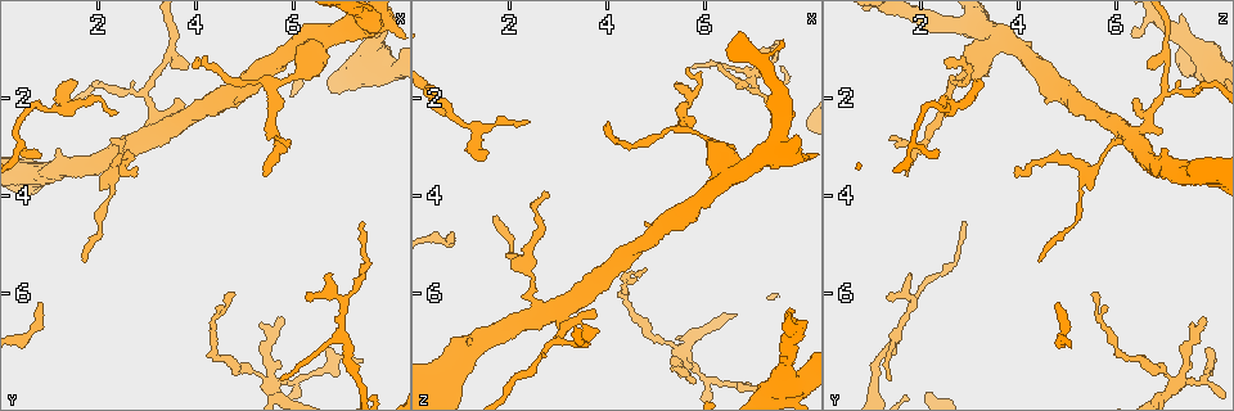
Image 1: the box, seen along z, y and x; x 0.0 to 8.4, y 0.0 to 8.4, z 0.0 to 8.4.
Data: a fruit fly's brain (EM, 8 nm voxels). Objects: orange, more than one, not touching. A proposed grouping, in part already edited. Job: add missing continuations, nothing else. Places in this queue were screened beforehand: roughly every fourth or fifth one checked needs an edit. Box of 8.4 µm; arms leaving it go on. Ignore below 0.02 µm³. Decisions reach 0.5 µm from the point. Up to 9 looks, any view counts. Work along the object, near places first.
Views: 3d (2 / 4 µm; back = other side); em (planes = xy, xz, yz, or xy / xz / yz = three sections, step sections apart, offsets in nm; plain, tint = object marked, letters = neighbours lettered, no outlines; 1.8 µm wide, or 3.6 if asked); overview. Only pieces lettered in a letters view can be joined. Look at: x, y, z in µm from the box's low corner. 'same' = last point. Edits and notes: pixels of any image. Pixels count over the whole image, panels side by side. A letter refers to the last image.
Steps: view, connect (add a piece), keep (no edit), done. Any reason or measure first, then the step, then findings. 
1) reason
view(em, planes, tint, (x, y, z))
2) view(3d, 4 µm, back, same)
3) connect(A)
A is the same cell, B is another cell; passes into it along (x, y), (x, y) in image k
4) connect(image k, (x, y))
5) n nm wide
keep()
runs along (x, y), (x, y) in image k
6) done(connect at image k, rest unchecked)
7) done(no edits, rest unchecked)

branch stops here
view(3d, 4 µm, (7.45, 4.50, 2.90))

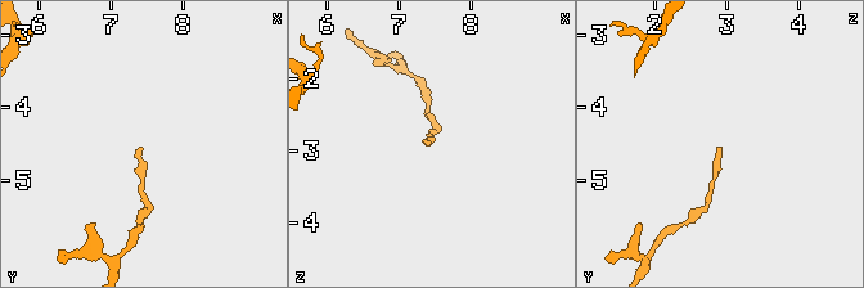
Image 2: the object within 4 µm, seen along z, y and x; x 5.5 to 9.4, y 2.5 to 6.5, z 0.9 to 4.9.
view(em, planes, letters, (7.40, 4.55, 2.90))

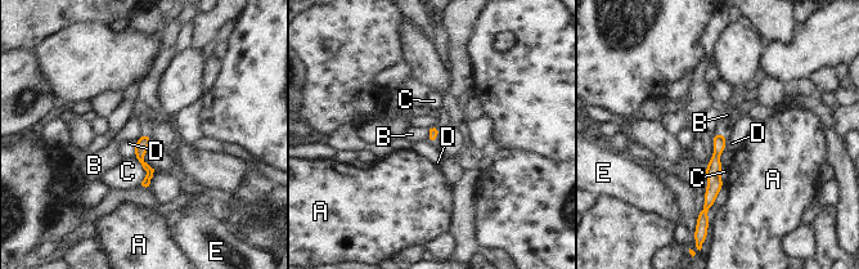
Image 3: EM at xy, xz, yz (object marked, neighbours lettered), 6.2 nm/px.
C touches over 190 nm
keep()
A, B, C, D and E are other cells; runs along (722, 137), (706, 206) in image 3; none of them fits

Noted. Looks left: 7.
free end
view(3d, 4 µm, back, (5.65, 2.90, 1.35))

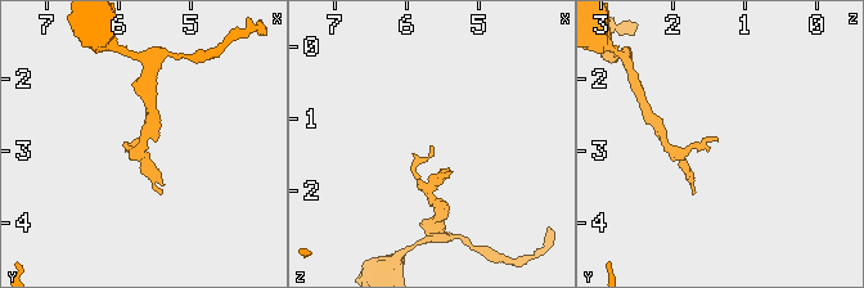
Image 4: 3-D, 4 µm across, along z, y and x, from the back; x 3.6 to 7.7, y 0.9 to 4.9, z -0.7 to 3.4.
now the EM
view(em, 3.6 µm, planes, letters, (5.65, 2.85, 1.35))

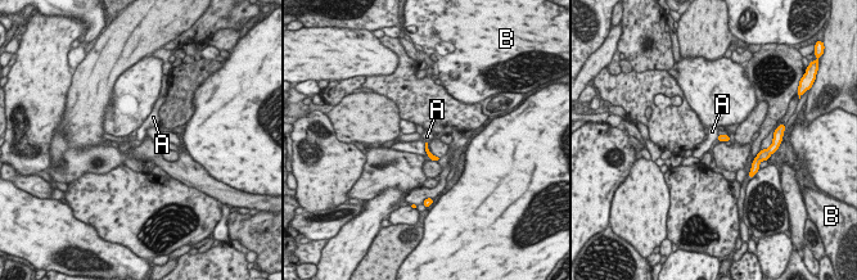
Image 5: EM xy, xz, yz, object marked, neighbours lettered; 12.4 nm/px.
connect(A)
A is the same cell, B is another cell; the neuron continues

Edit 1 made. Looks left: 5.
view(overview)

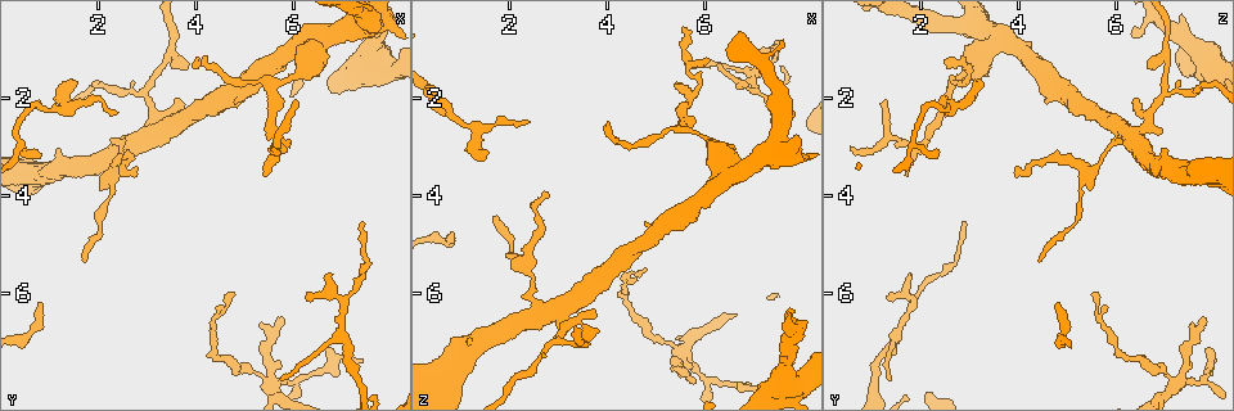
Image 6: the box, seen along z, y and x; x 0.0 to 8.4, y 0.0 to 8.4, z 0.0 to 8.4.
branch stops here
view(3d, 2 µm, (5.75, 6.55, 7.80))

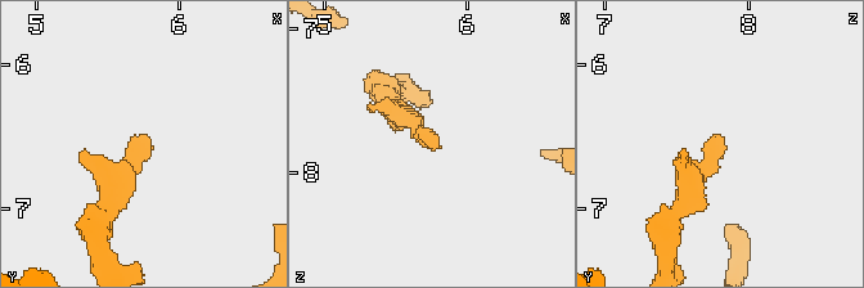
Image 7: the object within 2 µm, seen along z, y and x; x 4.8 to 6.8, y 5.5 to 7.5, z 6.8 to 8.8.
now the EM
view(em, planes, tint, (5.78, 6.50, 7.82))

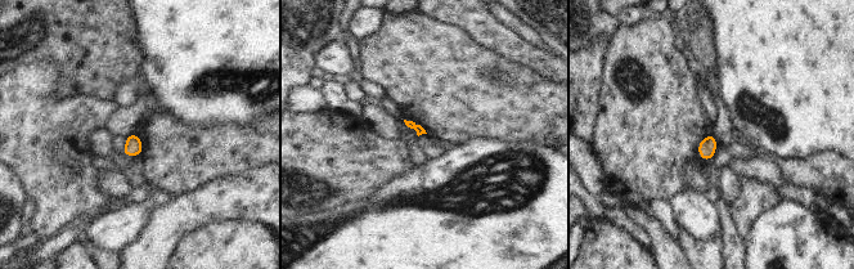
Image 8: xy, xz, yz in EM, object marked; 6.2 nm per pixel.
what lies round it
view(em, planes, letters, same)

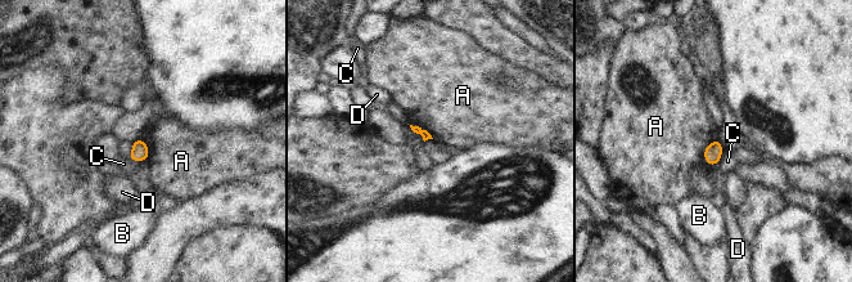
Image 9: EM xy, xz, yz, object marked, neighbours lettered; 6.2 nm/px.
keep()
A, B, C and D are other cells; border along (716, 138), (704, 148), (711, 166) in image 9; no lettered piece goes on from it

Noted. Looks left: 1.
four-way junction
view(em, xz, step 4, letters, (2.95, 2.80, 6.30))

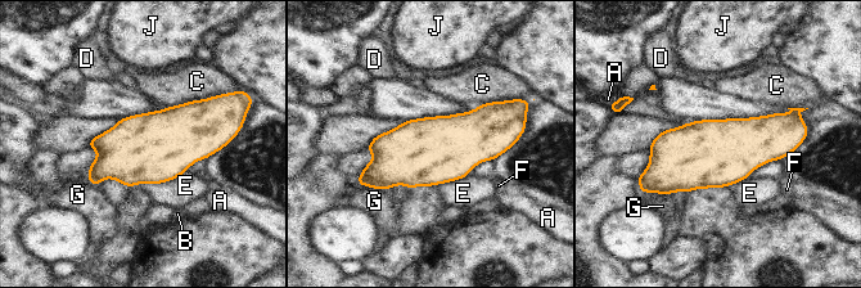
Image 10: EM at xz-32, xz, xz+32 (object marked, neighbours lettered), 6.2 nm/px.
keep()
A, B, C, D, E, F, G and J are other cells; border along (185, 171), (166, 181), (136, 185) in image 10; no lettered piece goes on from it

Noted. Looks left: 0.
done(connect at image 5, rest unchecked)

